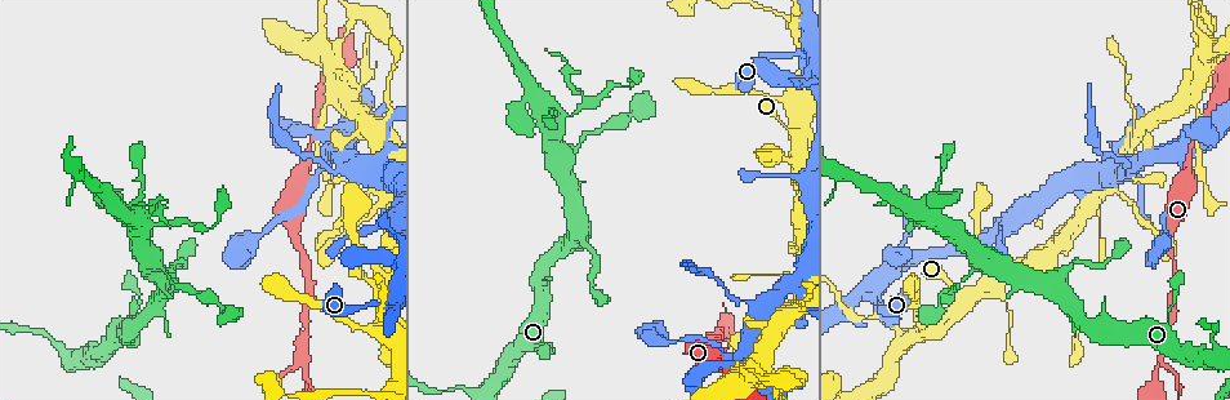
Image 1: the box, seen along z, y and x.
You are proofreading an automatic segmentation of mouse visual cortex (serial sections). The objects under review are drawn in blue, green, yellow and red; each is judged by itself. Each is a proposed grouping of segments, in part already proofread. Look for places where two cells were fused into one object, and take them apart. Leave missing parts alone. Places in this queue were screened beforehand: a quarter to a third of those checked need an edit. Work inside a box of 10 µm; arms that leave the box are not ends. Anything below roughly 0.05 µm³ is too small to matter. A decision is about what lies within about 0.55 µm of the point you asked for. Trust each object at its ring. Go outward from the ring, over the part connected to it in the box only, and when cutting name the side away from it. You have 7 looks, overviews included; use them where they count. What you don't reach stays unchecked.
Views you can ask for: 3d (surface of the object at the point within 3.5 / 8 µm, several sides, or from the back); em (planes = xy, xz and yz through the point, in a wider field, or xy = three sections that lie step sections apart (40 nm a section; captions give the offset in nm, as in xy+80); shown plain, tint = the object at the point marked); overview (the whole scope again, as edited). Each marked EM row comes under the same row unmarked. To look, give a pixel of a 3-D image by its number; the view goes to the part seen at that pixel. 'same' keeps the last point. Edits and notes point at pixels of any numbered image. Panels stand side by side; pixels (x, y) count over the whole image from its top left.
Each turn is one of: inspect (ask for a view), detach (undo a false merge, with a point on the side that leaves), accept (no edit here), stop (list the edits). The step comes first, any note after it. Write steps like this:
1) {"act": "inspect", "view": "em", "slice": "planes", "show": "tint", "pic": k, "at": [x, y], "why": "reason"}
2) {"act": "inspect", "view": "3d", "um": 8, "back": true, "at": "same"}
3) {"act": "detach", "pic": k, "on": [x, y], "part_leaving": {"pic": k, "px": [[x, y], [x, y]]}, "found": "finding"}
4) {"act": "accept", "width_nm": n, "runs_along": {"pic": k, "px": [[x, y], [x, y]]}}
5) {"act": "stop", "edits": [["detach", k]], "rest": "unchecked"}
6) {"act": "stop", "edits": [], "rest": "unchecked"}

{"act": "inspect", "view": "3d", "um": 8, "pic": 1, "at": [344, 321], "why": "narrows sharply"}

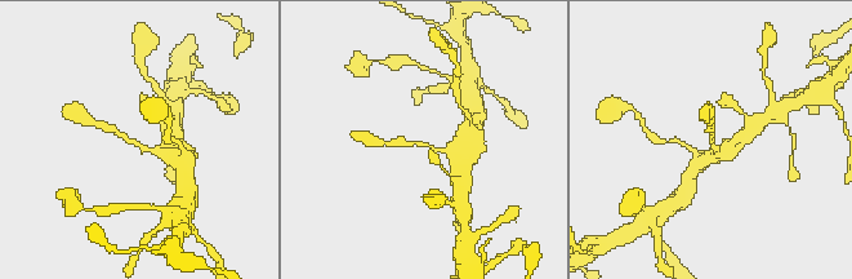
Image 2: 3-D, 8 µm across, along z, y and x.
{"act": "inspect", "view": "em", "slice": "xy", "step": 5, "show": "tint", "at": "same", "arm_widths_nm": [250, 300], "why": "now the EM"}

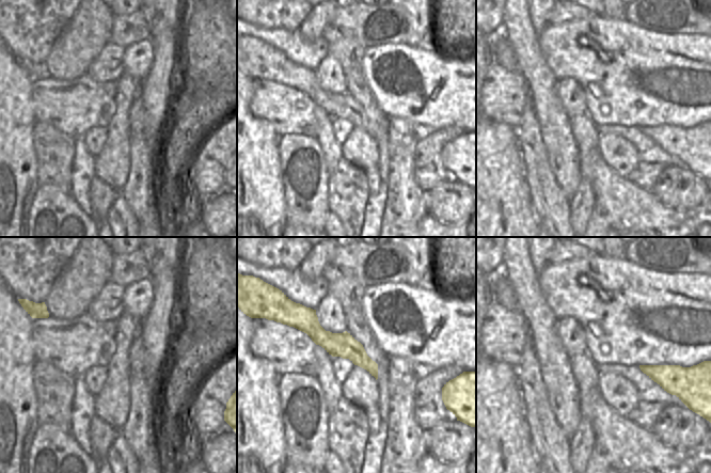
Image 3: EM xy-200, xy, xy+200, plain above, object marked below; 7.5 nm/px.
{"act": "accept", "runs_along": {"pic": 2, "px": [[175, 150], [145, 149], [102, 125]]}, "found": "continuous, no second cell"}

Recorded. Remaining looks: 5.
{"act": "inspect", "view": "3d", "um": 3.5, "pic": 1, "at": [1057, 285], "why": "small branch off a trunk"}

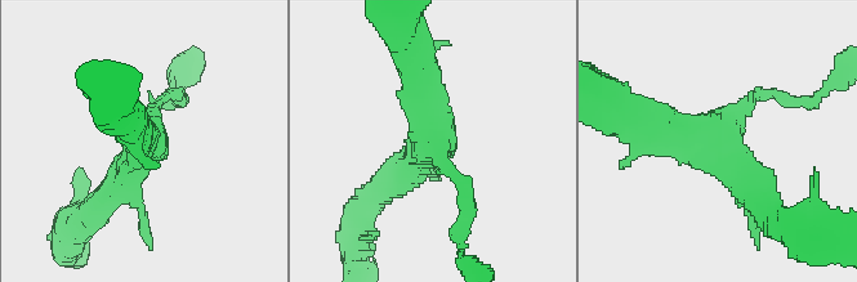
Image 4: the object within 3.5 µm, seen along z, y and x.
{"act": "inspect", "view": "em", "slice": "xy", "step": 5, "show": "tint", "pic": 4, "at": [716, 147], "arms": 3, "arm_widths_nm": [100, 350, 450], "why": "need the tissue"}

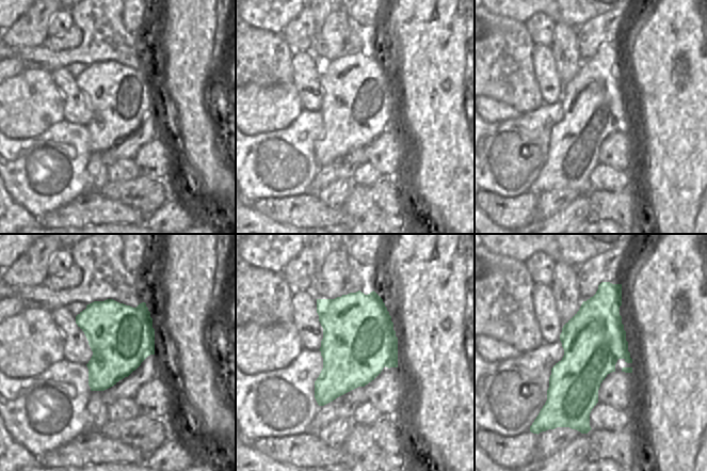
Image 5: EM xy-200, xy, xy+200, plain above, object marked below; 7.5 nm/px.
{"act": "accept", "runs_along": {"pic": 4, "px": [[762, 205], [706, 133], [639, 121]]}, "found": "one cell here"}

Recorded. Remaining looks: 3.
{"act": "inspect", "view": "3d", "um": 3.5, "pic": 1, "at": [173, 225], "why": "sharp bend"}

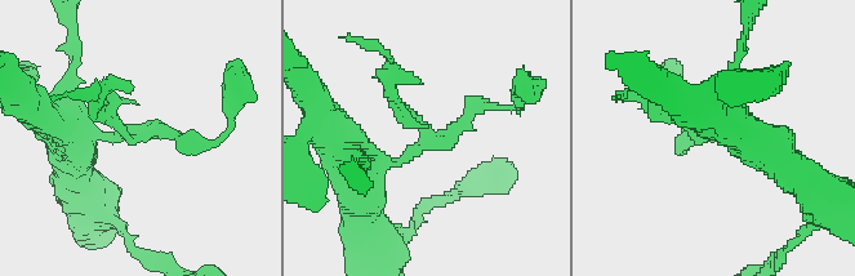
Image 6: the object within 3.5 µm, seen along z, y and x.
{"act": "inspect", "view": "em", "slice": "xy", "step": 5, "show": "tint", "pic": 6, "at": [427, 139], "why": "now the EM"}

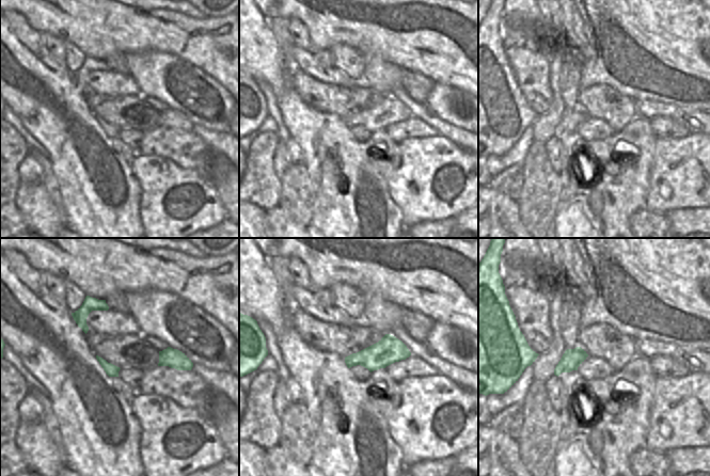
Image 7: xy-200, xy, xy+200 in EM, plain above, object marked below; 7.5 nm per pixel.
{"act": "detach", "pic": 6, "on": [397, 112], "part_leaving": {"pic": 6, "px": [[419, 120], [392, 103], [384, 53], [356, 40]]}, "found": "two cells meet here"}

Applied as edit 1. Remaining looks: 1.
{"act": "stop", "edits": [["detach", 6]], "rest": "unchecked"}

